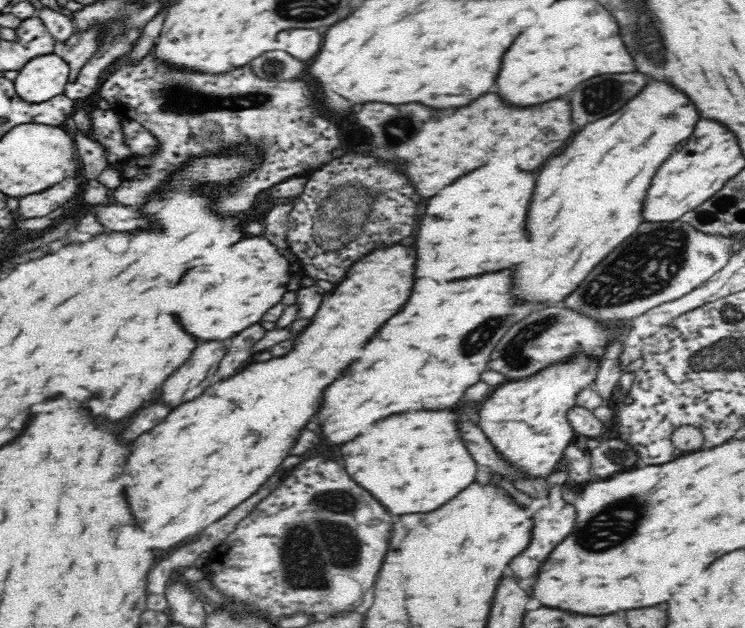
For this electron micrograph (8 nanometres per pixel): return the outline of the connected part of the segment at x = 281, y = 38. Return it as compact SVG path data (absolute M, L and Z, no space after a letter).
M296 28L296 30L284 30L278 34L278 42L284 52L294 56L300 62L310 62L322 46L322 34L312 28Z

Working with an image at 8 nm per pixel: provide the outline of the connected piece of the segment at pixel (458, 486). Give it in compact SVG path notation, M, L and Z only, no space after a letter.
M408 410L392 414L370 426L368 432L356 436L342 446L346 470L360 486L370 490L392 514L430 512L456 496L462 488L476 480L476 460L466 448L460 432L460 414L452 410Z

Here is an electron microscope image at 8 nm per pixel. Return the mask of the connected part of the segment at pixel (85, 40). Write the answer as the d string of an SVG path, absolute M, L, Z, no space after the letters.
M92 23L85 29L76 29L66 40L55 42L54 53L58 53L69 64L70 82L78 80L78 74L84 64L98 54L102 38L104 29L98 23Z

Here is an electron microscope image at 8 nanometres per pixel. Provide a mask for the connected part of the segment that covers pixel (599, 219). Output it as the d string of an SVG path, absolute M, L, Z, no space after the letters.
M650 80L636 98L622 106L616 114L586 124L562 154L550 158L540 170L540 182L530 208L532 258L516 266L516 294L524 300L562 300L574 290L582 278L614 248L634 234L644 222L644 202L658 168L672 156L676 144L692 136L700 114L696 104L676 86Z

